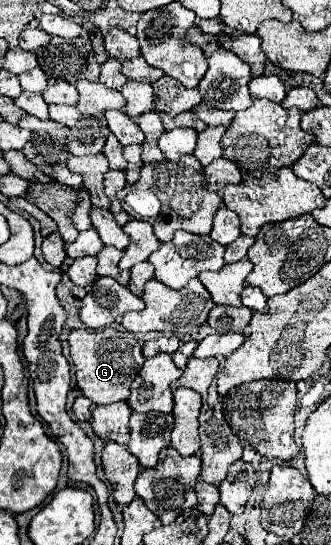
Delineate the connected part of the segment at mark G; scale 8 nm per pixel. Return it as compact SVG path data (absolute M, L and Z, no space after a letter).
M105 328L97 332L89 330L73 330L67 338L71 360L75 364L77 388L89 398L93 404L113 404L129 398L129 386L137 378L145 358L141 354L141 346L133 334L121 332L115 328Z

